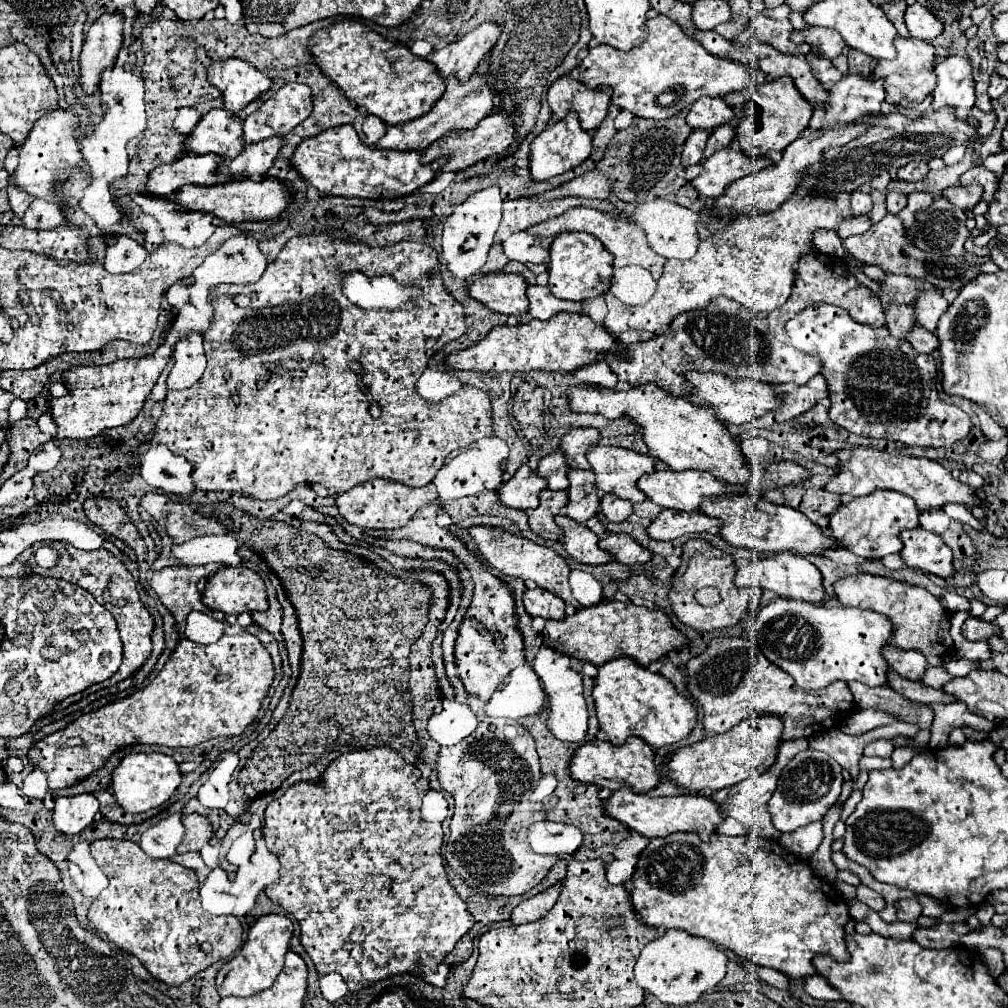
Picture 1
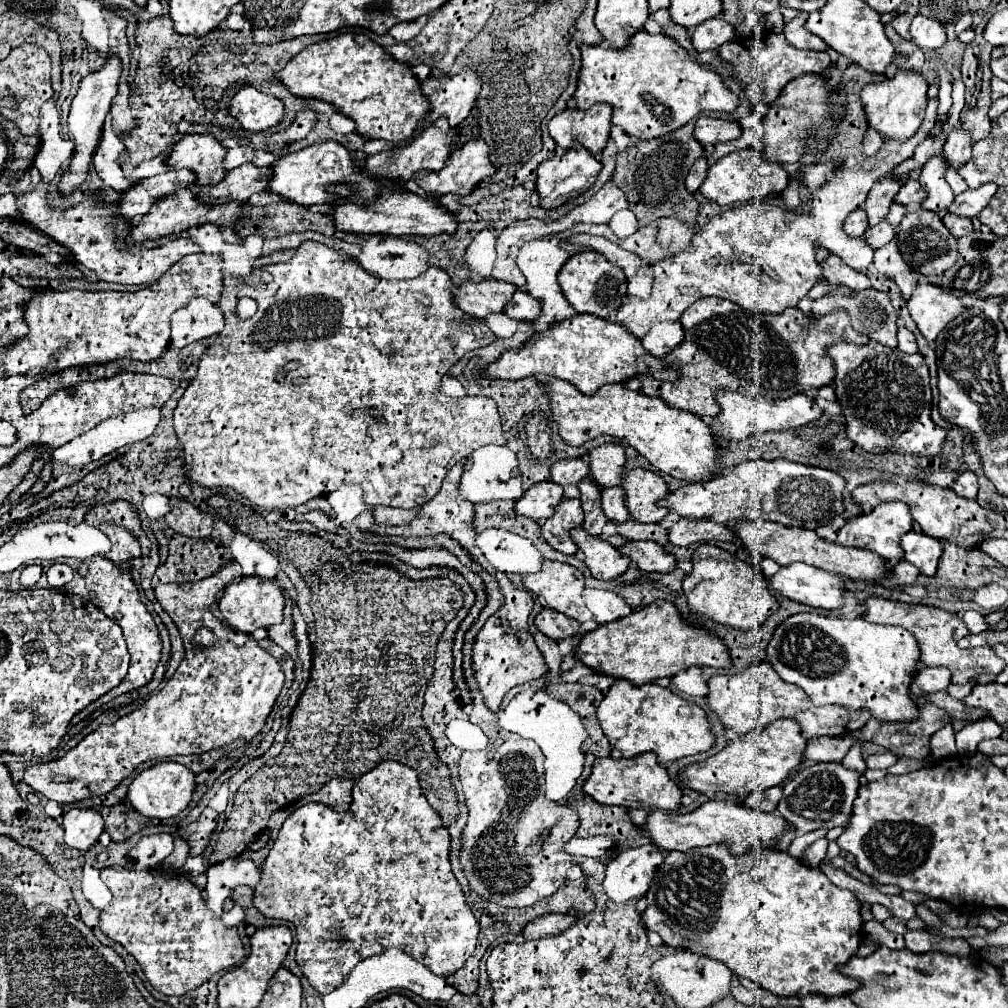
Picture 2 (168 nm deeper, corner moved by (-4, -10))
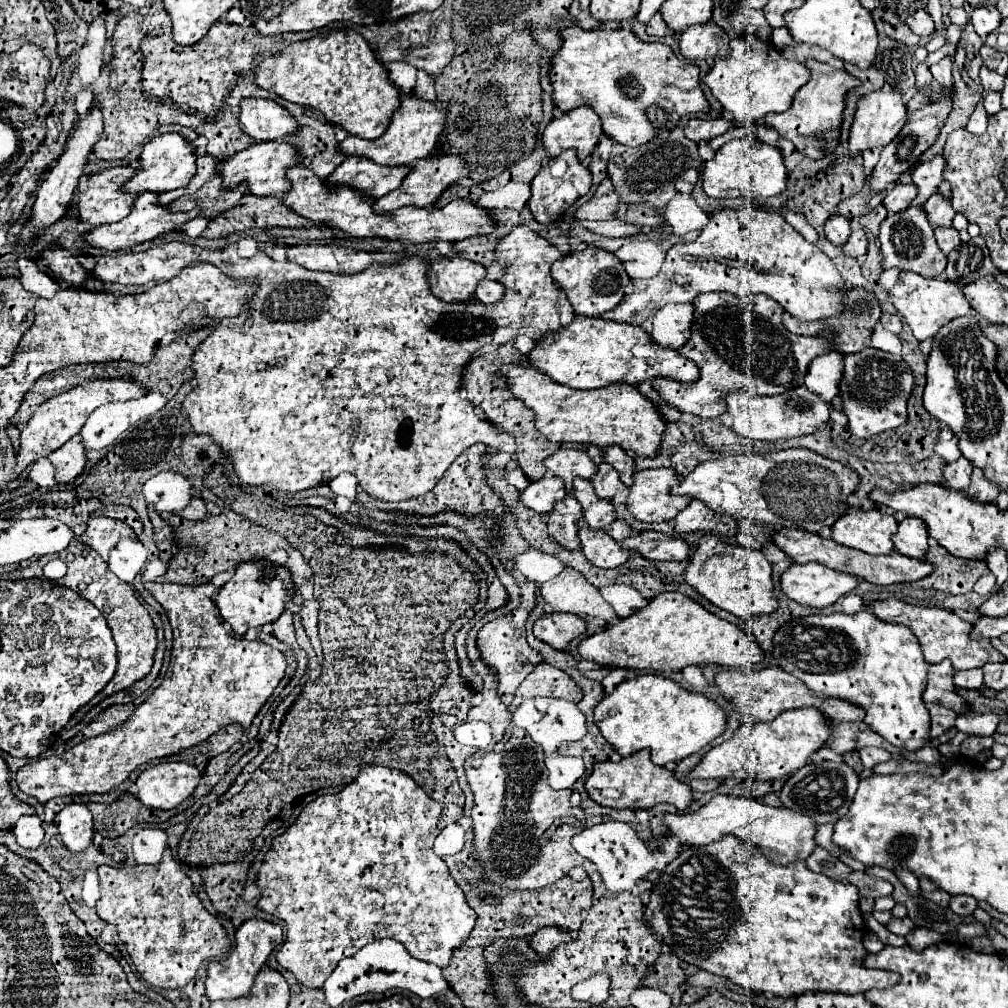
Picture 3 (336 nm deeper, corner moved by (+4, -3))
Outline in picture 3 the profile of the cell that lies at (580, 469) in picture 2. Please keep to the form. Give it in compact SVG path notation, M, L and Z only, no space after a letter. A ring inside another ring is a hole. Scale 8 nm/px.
M560 450L546 458L546 468L550 474L564 478L566 492L572 496L572 480L576 476L590 478L596 474L596 464L588 458L584 450Z

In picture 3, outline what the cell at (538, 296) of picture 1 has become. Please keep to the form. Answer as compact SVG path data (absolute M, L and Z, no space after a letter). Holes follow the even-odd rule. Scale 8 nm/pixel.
M480 280L476 286L476 292L474 292L476 300L480 300L484 304L498 302L498 298L502 298L502 294L504 294L504 286L494 280Z

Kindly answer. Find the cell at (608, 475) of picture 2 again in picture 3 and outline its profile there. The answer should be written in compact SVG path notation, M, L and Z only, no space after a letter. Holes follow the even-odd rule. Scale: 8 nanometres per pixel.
M612 446L612 448L604 450L604 458L606 458L606 462L610 462L618 470L620 480L630 488L634 484L632 476L634 476L634 470L636 470L634 456L630 456L626 450L622 450L618 446Z

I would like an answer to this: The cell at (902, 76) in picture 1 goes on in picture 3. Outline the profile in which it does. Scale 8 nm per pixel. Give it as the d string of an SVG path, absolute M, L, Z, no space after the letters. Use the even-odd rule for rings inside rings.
M882 88L878 92L864 96L858 102L858 108L854 114L854 124L850 130L850 156L862 154L864 150L884 148L898 136L898 132L902 130L904 124L906 124L906 104L902 102L902 94L898 94L896 90L890 90L890 88Z

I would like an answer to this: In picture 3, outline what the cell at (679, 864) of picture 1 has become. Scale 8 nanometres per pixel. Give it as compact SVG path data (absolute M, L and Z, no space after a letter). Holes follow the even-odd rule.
M726 836L718 842L712 842L708 846L698 846L698 848L688 848L684 850L676 860L672 860L666 870L660 874L658 884L654 886L654 890L650 892L650 904L646 906L646 920L650 924L650 928L662 938L662 942L666 942L670 946L670 950L684 962L694 964L710 974L716 976L724 976L748 990L756 990L756 992L770 992L774 996L782 996L782 998L790 998L790 996L800 996L806 992L844 992L844 994L864 994L866 990L882 990L882 988L890 988L894 984L900 982L900 974L896 972L886 972L886 970L870 970L862 966L862 960L866 958L866 948L862 946L862 938L864 938L864 918L858 910L858 890L854 886L850 886L848 882L838 882L832 880L824 874L816 874L812 870L808 870L806 862L796 862L790 866L780 866L774 864L772 860L768 860L758 846L754 846L752 842L742 842L734 836Z

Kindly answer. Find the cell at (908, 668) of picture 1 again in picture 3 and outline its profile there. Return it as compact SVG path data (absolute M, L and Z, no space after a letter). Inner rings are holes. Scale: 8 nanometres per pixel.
M944 660L940 664L930 664L928 686L924 690L924 702L946 706L952 712L956 712L958 716L968 714L968 712L972 712L972 708L966 704L966 700L962 696L956 694L952 676L954 676L954 668L952 668L950 660Z

